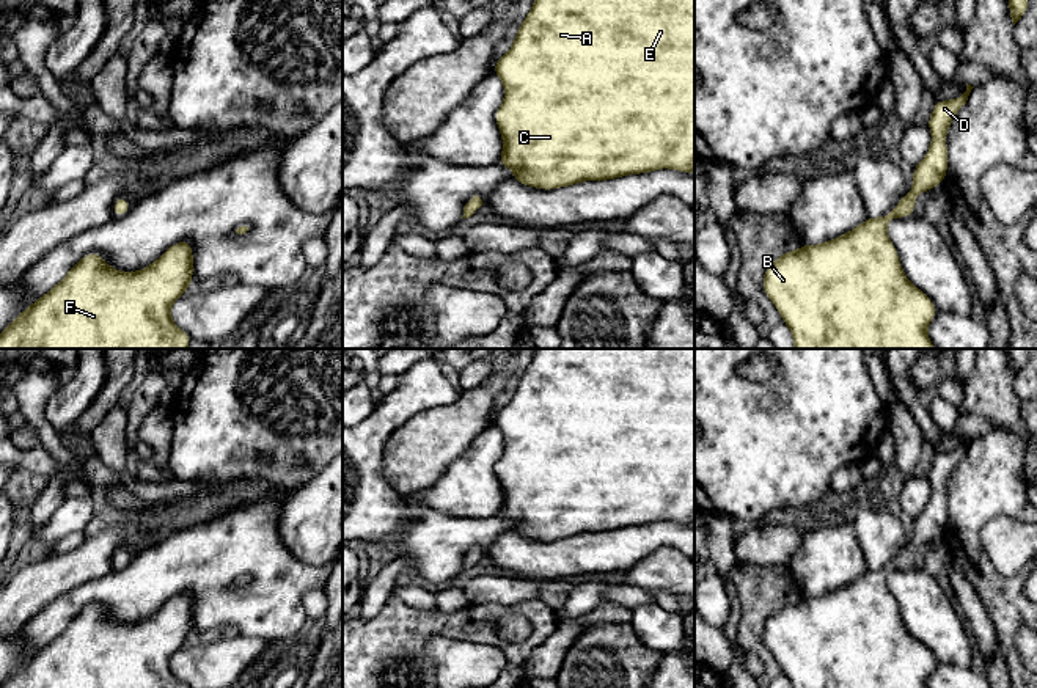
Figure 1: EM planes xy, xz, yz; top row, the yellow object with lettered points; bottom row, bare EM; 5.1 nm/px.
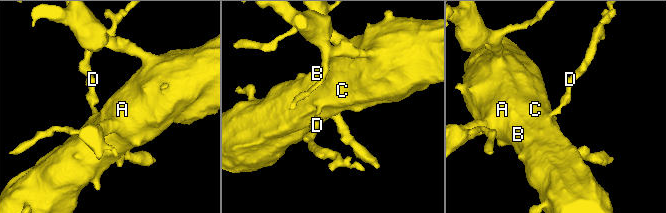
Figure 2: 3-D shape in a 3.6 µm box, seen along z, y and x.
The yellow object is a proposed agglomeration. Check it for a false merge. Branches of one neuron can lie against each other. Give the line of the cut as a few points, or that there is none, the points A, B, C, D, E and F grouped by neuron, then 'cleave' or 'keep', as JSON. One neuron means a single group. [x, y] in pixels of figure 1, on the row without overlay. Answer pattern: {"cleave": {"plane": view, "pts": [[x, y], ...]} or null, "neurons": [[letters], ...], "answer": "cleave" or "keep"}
{"cleave": null, "neurons": [["A", "B", "C", "D", "E", "F"]], "answer": "keep"}

